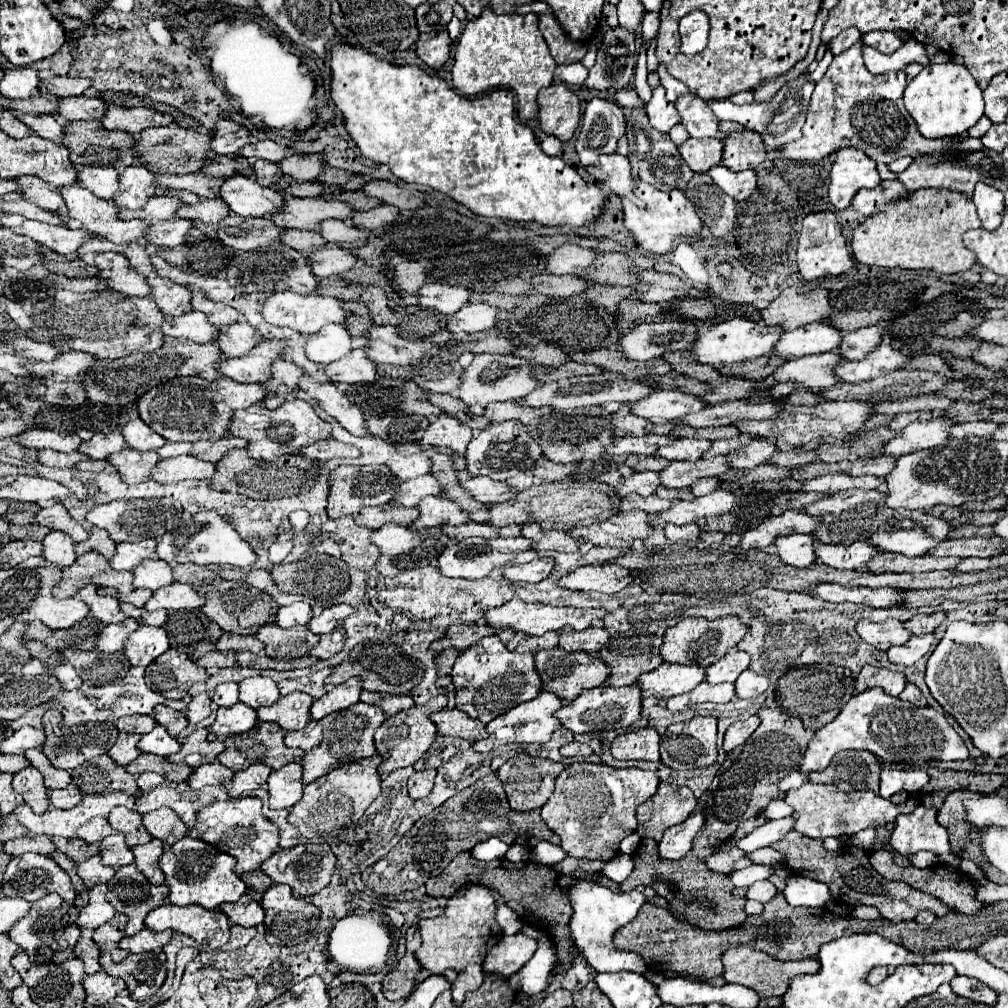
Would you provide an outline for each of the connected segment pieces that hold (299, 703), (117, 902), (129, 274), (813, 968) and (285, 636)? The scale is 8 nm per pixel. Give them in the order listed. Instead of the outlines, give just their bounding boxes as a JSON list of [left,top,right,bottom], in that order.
[[256,691,312,731],[106,865,168,937],[94,253,150,297],[720,945,818,999],[256,625,320,659]]

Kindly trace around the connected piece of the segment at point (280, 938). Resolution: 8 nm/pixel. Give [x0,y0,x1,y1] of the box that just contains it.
[260,885,320,945]

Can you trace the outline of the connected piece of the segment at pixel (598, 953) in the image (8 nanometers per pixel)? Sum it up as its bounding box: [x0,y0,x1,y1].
[564,881,646,973]

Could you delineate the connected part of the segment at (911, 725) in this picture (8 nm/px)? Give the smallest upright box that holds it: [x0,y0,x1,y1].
[800,689,968,773]

